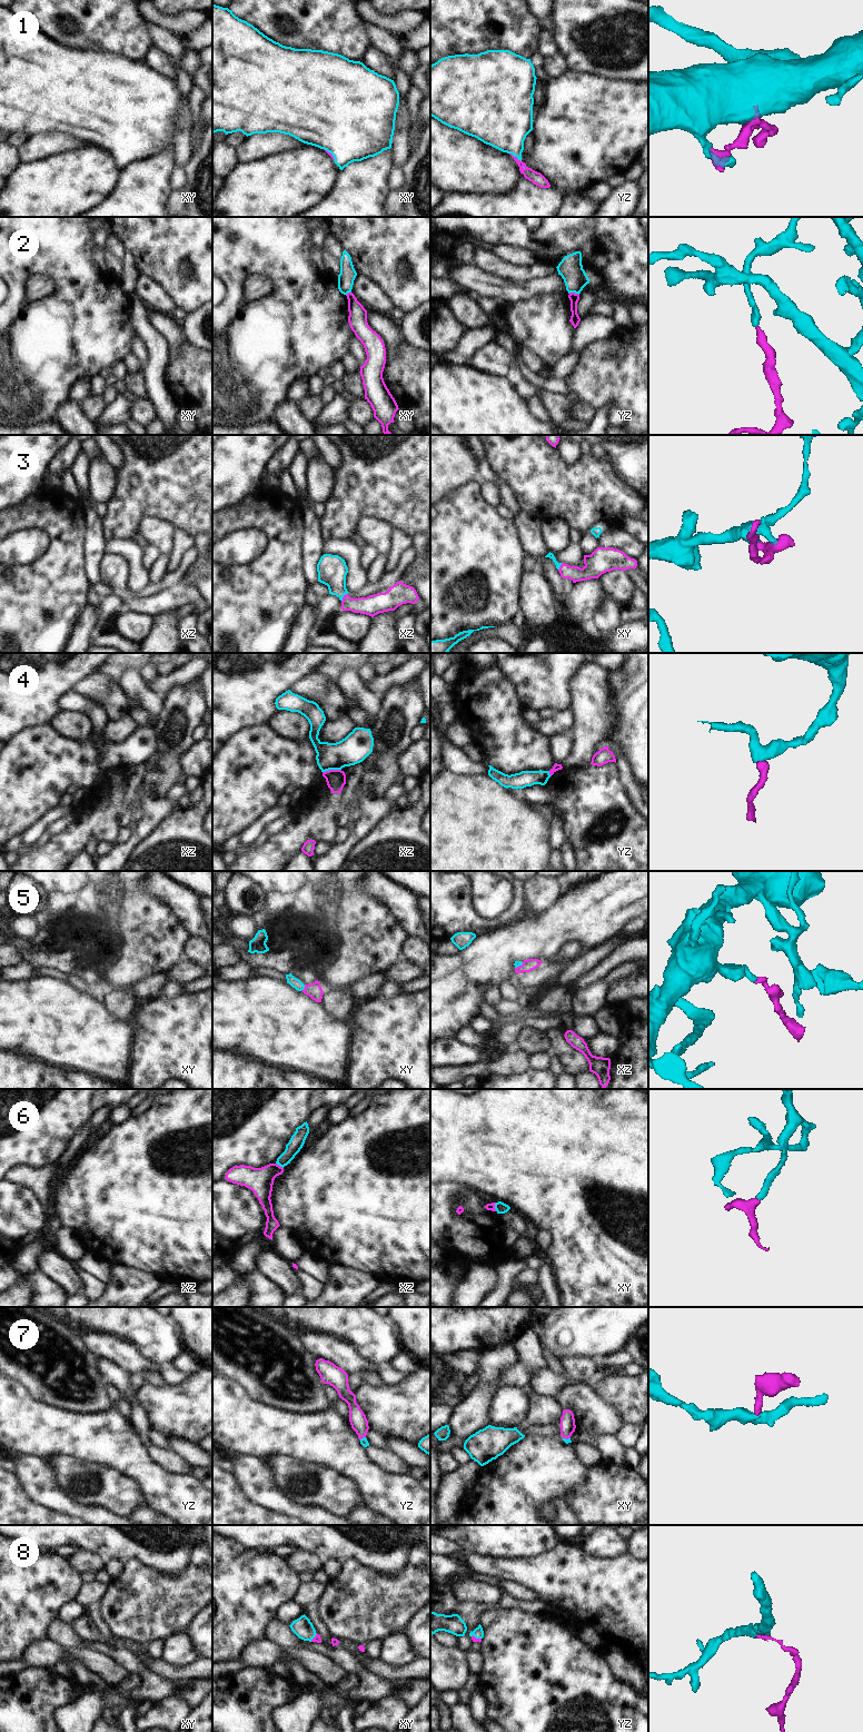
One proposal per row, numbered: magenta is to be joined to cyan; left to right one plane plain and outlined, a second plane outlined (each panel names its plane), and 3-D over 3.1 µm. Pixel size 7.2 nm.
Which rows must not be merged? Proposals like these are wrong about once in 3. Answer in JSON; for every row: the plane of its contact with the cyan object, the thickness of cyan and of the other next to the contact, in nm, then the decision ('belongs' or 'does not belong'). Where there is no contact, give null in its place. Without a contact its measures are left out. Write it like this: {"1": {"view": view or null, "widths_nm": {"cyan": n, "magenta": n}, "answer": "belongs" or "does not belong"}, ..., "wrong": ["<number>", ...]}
{"1": {"view": "yz", "widths_nm": {"cyan": 360, "magenta": 90}, "answer": "belongs"}, "2": {"view": "yz", "widths_nm": {"cyan": 170, "magenta": 70}, "answer": "does not belong"}, "3": {"view": "xz", "widths_nm": {"cyan": 220, "magenta": 150}, "answer": "belongs"}, "4": {"view": "xz", "widths_nm": {"cyan": 220, "magenta": 140}, "answer": "does not belong"}, "5": {"view": "xy", "widths_nm": {"cyan": 70, "magenta": 110}, "answer": "belongs"}, "6": {"view": "xz", "widths_nm": {"cyan": 110, "magenta": 190}, "answer": "does not belong"}, "7": {"view": "xy", "widths_nm": {"cyan": 30, "magenta": 110}, "answer": "belongs"}, "8": {"view": "yz", "widths_nm": {"cyan": 80, "magenta": 40}, "answer": "belongs"}, "wrong": ["2", "4", "6"]}

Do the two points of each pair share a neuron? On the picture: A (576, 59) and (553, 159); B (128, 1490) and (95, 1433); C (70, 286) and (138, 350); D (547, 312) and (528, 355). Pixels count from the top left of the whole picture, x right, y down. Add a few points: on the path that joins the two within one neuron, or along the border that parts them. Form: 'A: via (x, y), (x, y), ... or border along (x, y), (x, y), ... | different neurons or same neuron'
A: border along (568, 69), (597, 73), (599, 76) | different neurons
B: border along (90, 1462), (117, 1468), (138, 1483) | different neurons
C: border along (137, 335), (132, 339), (130, 352) | different neurons
D: border along (521, 346), (525, 346), (534, 352), (545, 364) | different neurons

